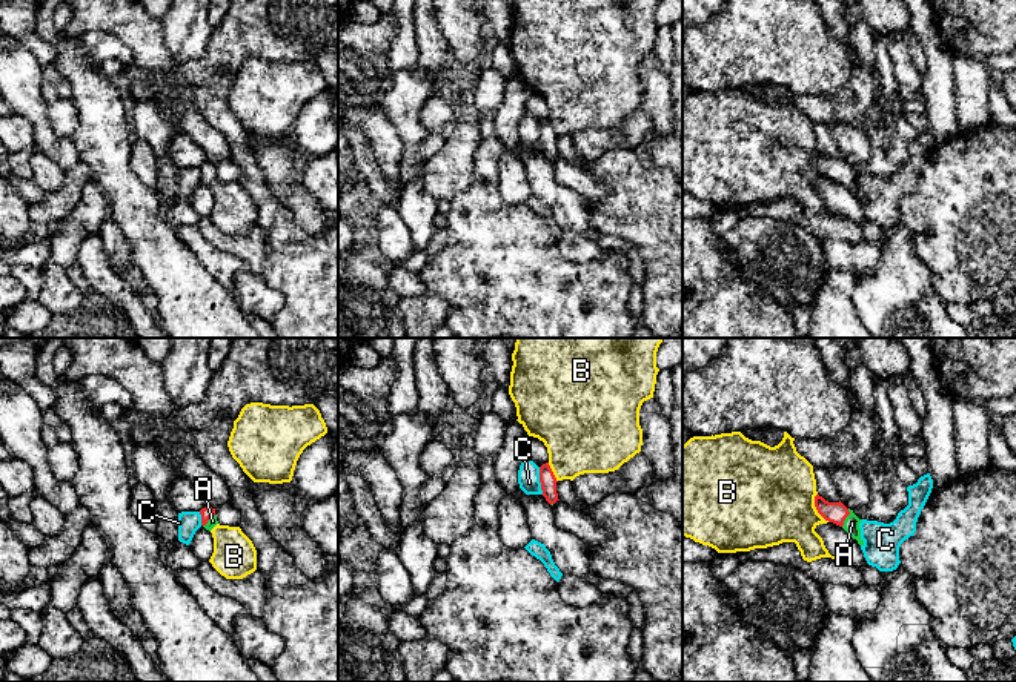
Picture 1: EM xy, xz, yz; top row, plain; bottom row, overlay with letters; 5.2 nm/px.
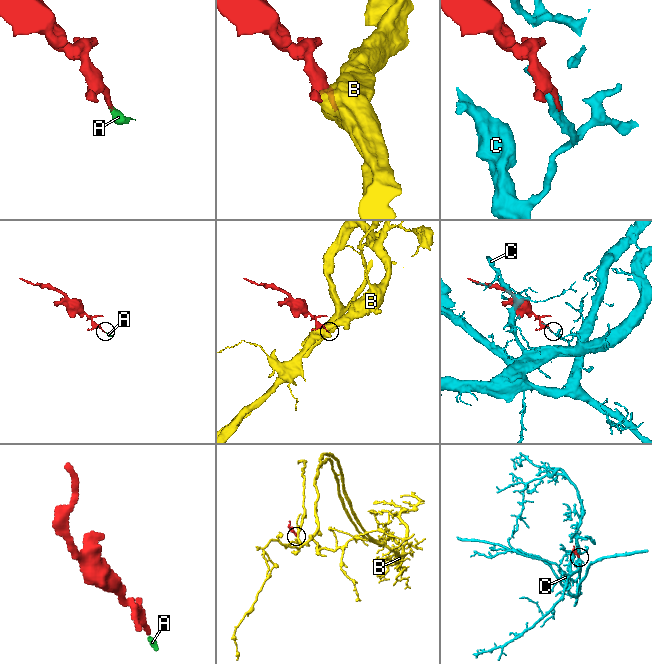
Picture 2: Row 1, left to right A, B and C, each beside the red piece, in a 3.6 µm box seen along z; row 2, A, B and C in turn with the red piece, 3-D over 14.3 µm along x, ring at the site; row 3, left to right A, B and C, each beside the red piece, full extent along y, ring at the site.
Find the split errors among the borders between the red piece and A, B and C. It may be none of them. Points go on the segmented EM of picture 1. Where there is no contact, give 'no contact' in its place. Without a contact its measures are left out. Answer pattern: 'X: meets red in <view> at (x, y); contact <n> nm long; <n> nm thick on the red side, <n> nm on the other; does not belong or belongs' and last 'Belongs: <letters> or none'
A: meets red in yz at (844, 518); contact 100 nm long; 110 nm thick on the red side, 80 nm on the other; belongs
B: meets red in yz at (816, 509); contact 170 nm long; 110 nm thick on the red side, 460 nm on the other; does not belong
C: meets red in xz at (540, 481); contact 150 nm long; 90 nm thick on the red side, 110 nm on the other; does not belong
Belongs: A

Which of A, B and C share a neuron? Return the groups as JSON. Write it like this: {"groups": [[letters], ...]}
{"groups": [["A"], ["B"], ["C"]]}

